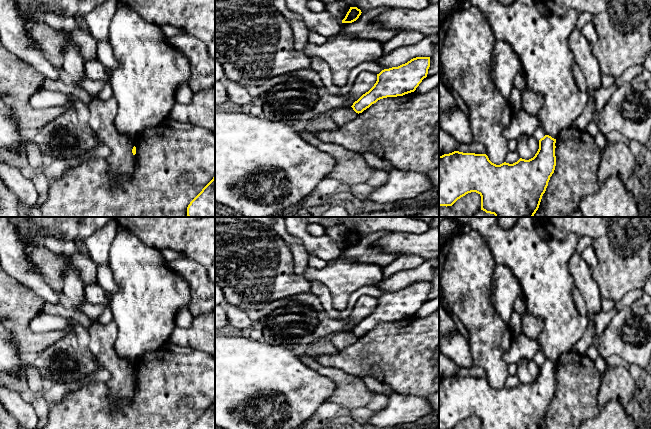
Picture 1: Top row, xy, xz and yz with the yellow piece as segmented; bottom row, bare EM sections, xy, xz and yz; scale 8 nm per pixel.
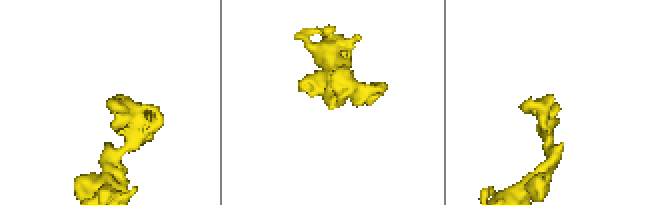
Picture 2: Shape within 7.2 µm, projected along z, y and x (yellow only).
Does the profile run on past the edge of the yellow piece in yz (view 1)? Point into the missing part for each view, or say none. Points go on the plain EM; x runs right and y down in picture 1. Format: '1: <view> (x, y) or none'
1: none

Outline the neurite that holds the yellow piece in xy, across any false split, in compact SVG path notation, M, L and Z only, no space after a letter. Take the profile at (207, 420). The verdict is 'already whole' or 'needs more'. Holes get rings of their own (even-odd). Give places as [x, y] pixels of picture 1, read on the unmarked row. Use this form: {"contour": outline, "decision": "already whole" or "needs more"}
{"contour": "M215 399L189 429L215 429Z", "decision": "already whole"}

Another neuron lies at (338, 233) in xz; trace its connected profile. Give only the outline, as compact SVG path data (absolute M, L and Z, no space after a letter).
M340 224L328 227L325 231L325 236L330 238L332 241L342 245L349 233L350 230L343 224Z

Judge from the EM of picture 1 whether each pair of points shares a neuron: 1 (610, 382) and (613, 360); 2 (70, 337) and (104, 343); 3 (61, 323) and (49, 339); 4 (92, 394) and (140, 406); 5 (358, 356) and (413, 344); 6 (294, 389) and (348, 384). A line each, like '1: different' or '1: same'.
1: different
2: different
3: different
4: same
5: same
6: different

